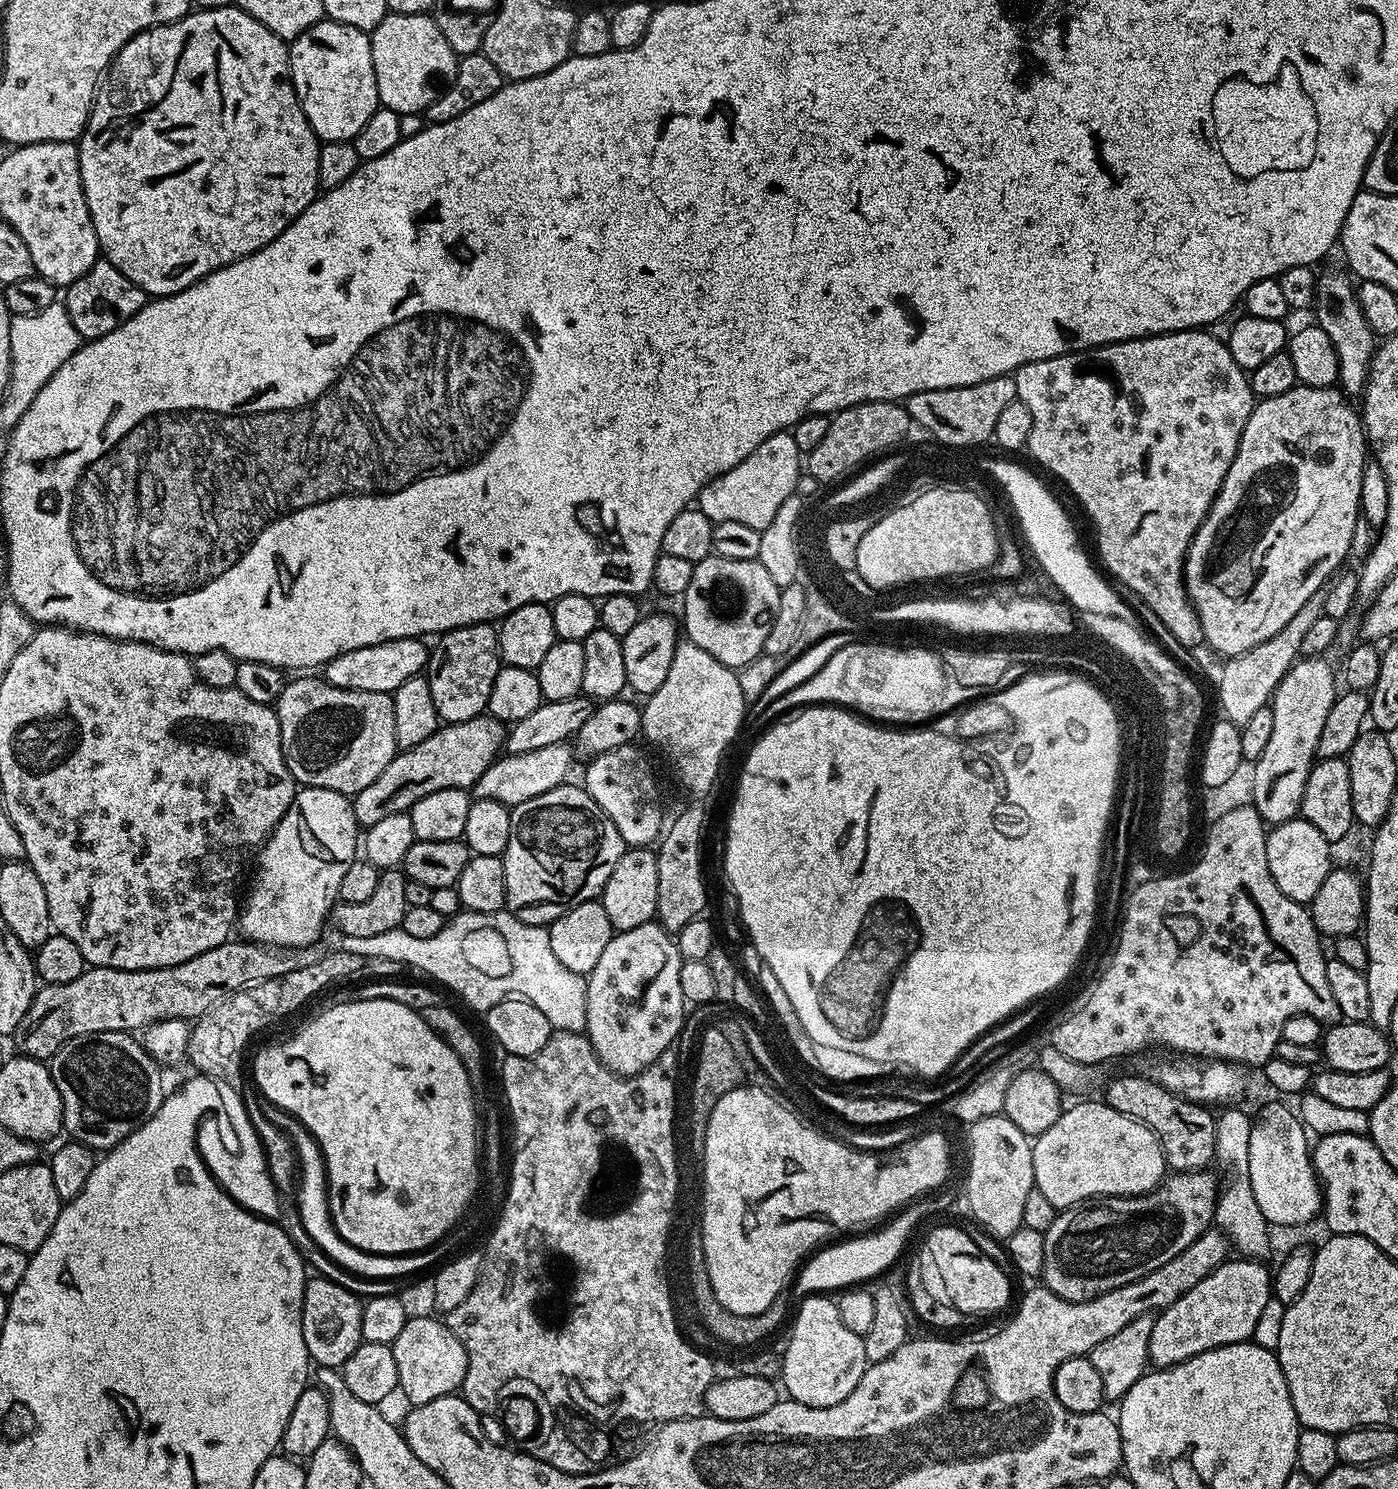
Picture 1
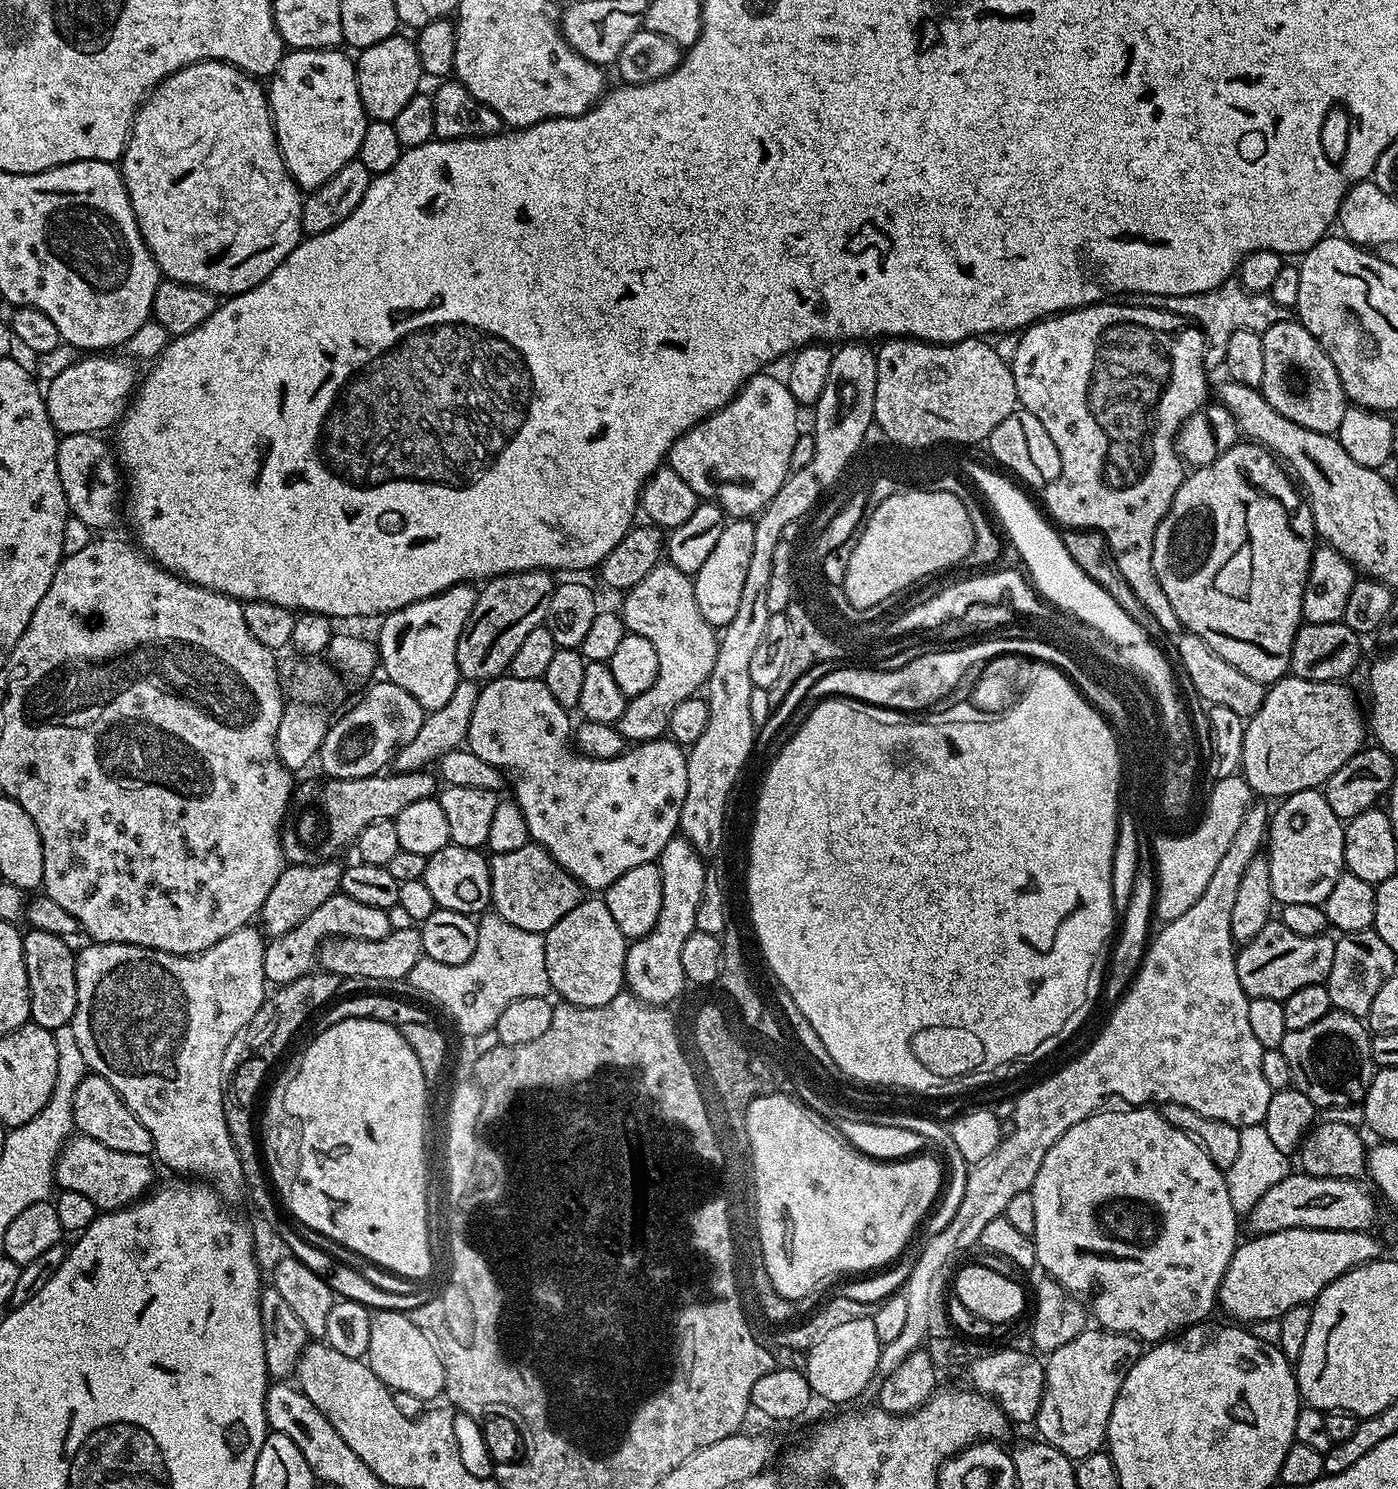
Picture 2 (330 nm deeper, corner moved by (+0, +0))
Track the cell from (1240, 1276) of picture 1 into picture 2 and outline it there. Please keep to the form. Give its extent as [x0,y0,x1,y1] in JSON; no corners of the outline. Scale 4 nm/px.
[1218,1228,1381,1322]

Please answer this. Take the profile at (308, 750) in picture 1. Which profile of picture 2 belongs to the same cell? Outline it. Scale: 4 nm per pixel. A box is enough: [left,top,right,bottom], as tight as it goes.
[318,678,425,780]

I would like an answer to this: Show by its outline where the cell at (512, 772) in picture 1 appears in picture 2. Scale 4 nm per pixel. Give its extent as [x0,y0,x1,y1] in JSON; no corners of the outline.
[614,562,718,742]

